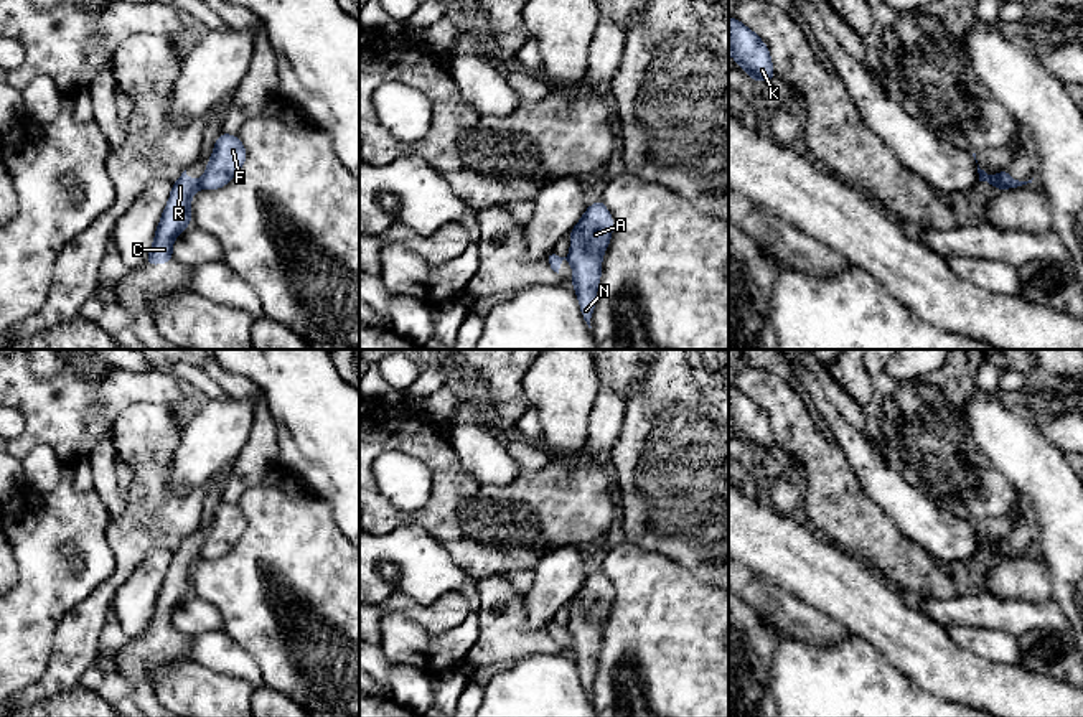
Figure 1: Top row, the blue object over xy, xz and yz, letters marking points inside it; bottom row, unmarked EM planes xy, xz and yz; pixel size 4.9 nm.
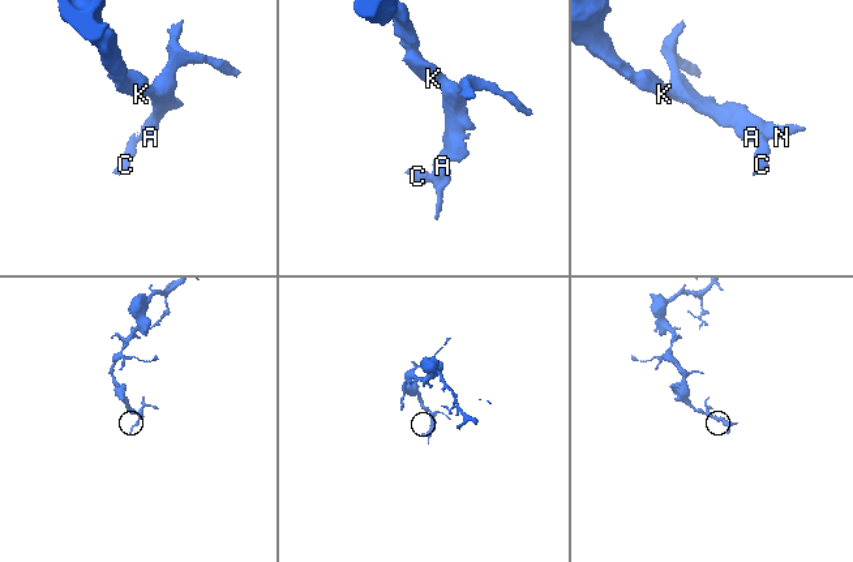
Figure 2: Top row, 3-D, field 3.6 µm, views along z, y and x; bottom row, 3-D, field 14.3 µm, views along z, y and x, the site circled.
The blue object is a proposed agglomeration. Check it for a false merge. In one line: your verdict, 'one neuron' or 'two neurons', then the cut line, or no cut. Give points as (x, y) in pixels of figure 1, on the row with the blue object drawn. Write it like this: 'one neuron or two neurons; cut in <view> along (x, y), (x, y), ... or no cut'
two neurons; cut in xy along (198, 180), (200, 187)

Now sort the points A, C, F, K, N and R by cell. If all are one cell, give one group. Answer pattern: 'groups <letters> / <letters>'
groups A F K N / C R

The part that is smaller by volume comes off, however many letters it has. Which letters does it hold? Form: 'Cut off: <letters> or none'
Cut off: C, R

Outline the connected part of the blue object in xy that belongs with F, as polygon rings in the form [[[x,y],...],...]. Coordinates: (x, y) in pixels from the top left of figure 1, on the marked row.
[[[221,132],[216,138],[206,171],[199,180],[201,190],[219,190],[226,186],[242,168],[247,152],[237,135]]]

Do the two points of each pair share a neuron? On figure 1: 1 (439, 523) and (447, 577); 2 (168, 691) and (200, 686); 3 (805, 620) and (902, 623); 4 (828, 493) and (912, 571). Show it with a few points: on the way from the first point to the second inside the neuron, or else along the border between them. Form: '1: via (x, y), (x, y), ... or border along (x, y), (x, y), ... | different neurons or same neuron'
1: border along (409, 524), (421, 526), (468, 574) | different neurons
2: via (177, 689), (192, 689) | same neuron
3: border along (803, 600), (834, 618), (851, 633) | different neurons
4: via (849, 515), (890, 554) | same neuron

